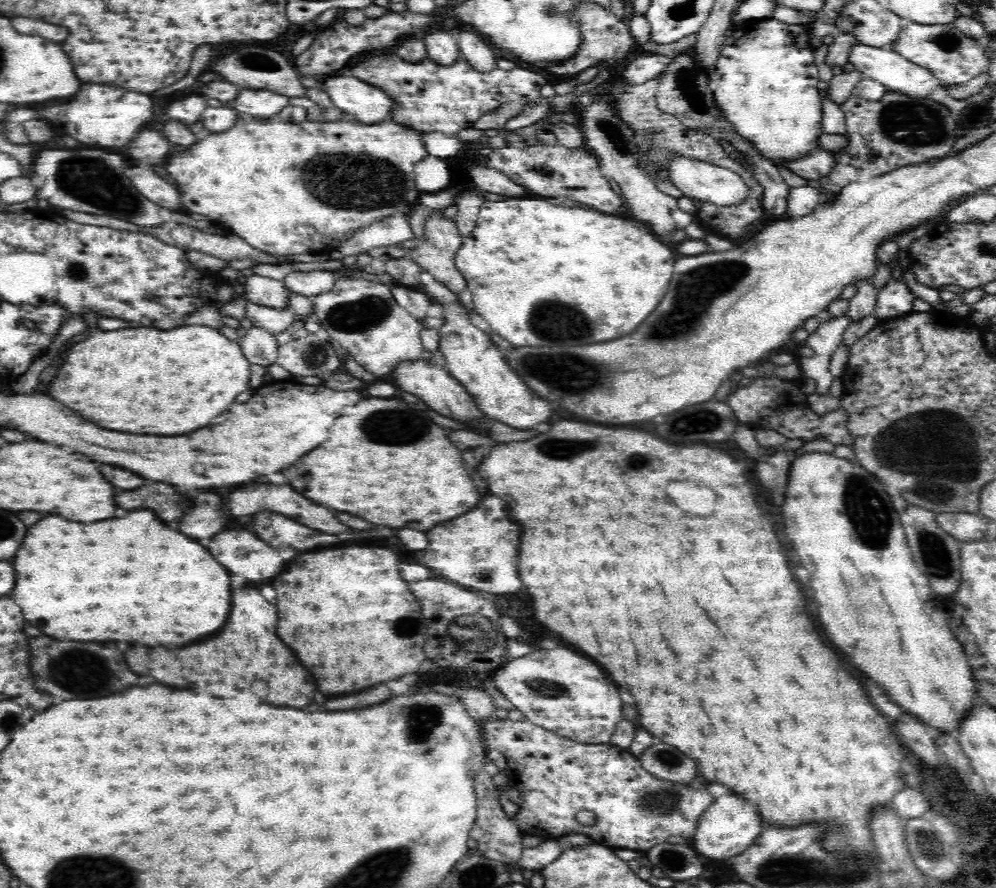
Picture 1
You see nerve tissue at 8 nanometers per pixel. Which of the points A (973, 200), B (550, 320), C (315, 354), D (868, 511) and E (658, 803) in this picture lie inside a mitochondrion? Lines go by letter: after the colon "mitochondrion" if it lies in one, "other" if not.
A: other
B: mitochondrion
C: mitochondrion
D: mitochondrion
E: mitochondrion

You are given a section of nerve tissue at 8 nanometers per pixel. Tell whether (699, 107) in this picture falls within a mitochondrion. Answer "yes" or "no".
yes

